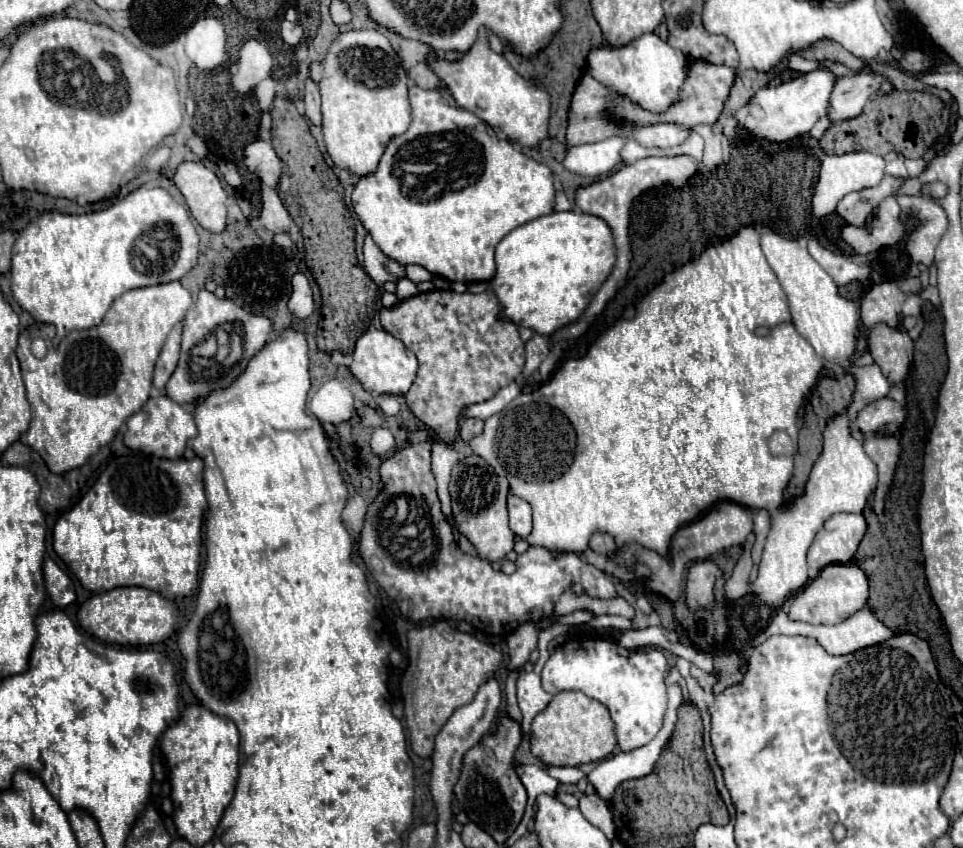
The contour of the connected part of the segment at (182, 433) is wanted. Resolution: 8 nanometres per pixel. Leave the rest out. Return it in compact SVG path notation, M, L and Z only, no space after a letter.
M159 395L159 397L151 397L137 413L133 413L127 419L127 431L123 435L123 443L129 449L145 451L145 454L148 455L157 455L157 457L165 457L165 459L179 459L179 457L183 457L187 441L195 435L197 435L197 427L195 427L191 411L181 407L179 403L175 403L171 397Z

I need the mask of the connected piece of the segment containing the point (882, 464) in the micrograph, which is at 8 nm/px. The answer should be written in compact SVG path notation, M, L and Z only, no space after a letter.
M867 437L865 443L865 453L873 459L873 463L879 469L879 481L873 497L873 511L881 515L883 511L883 501L889 491L889 485L893 481L893 471L899 459L899 441L897 439L881 439L881 437Z

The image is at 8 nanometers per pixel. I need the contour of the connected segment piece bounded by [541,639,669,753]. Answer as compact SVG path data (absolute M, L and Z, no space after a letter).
M569 639L557 647L545 663L541 683L551 695L561 691L583 691L607 705L615 721L619 749L629 753L649 743L663 725L667 713L667 671L667 657L657 647L631 651L607 639Z

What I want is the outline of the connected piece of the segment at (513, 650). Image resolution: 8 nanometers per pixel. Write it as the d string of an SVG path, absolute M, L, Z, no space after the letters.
M525 621L513 631L513 635L507 637L511 669L519 669L527 663L531 651L537 647L537 637L539 637L539 625L535 621Z

